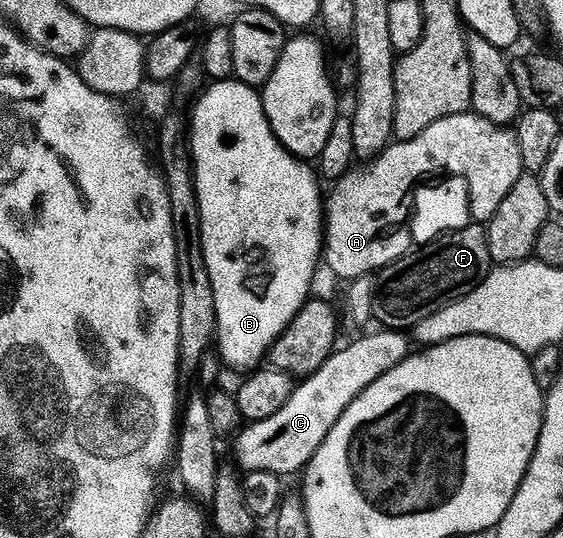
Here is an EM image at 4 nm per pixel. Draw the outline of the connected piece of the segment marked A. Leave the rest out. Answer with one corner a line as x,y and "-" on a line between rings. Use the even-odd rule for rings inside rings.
466,110
459,114
451,114
450,116
439,118
435,122
431,122
431,126
427,126
422,132
409,140
394,139
378,156
374,156
368,162
362,164
365,164
362,168
357,168
357,166
350,167
341,177
332,181
330,188
333,189
331,189
330,192
328,189
327,195
323,200
323,264
324,267
326,264
335,275
342,276
342,281
345,282
353,280
356,276
367,276
376,273
378,270
384,268
386,264
392,264
394,260
398,260
400,256
410,251
409,206
405,200
405,192
409,190
409,184
413,184
413,176
417,176
417,172
425,172
425,168
453,168
453,172
465,172
465,176
469,176
469,181
467,183
471,186
471,210
469,211
469,215
477,222
487,222
493,217
495,210
499,206
499,202
503,202
503,198
507,198
507,190
511,190
511,186
515,186
517,179
523,175
516,131
514,131
512,127
491,122
472,110

